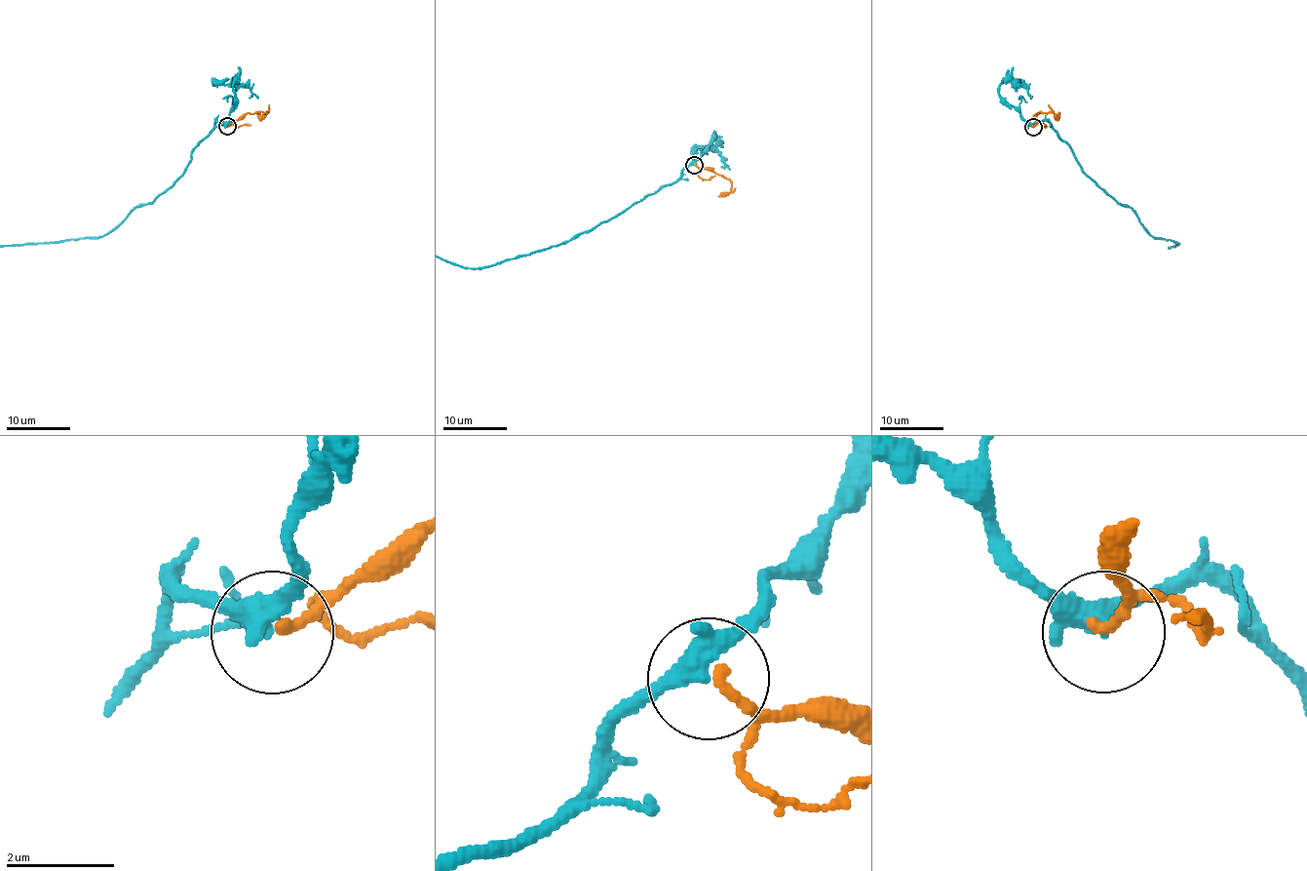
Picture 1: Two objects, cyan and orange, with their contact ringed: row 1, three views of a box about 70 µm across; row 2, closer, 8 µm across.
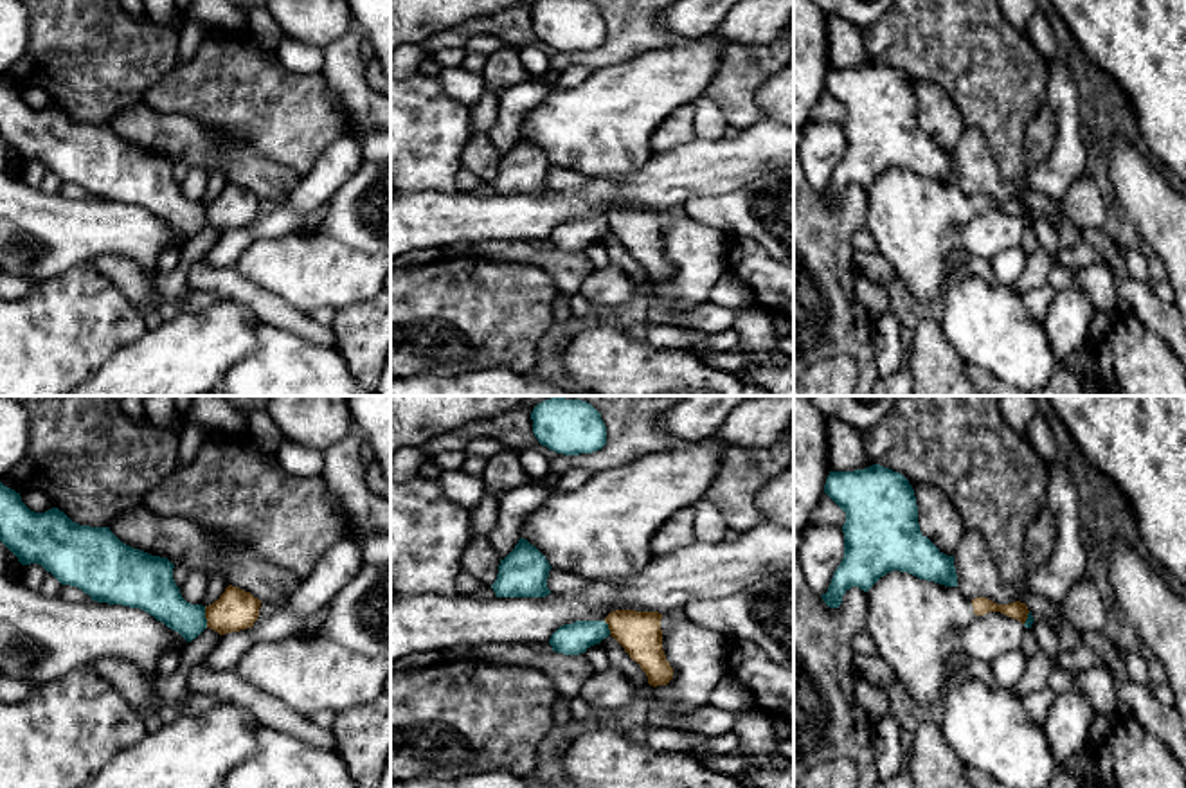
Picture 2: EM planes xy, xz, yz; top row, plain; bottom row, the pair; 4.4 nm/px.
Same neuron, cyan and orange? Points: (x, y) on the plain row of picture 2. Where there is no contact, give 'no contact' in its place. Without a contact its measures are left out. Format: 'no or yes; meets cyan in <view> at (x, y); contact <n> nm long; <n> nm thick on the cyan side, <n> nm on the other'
no; meets cyan in xy at (204, 214); contact 100 nm long; 190 nm thick on the cyan side, 180 nm on the other

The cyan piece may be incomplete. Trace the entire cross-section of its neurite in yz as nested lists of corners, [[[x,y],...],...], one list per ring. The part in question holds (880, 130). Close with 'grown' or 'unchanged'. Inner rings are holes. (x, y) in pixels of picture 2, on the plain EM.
[[[880,61],[855,68],[830,68],[824,90],[846,110],[842,122],[844,155],[833,169],[828,189],[821,193],[826,203],[839,205],[842,193],[851,184],[867,189],[893,167],[909,169],[945,184],[957,184],[954,153],[943,151],[921,131],[914,86],[902,70]]]; unchanged

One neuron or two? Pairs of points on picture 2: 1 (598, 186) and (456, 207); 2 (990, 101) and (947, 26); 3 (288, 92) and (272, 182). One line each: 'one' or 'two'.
1: one
2: one
3: two

